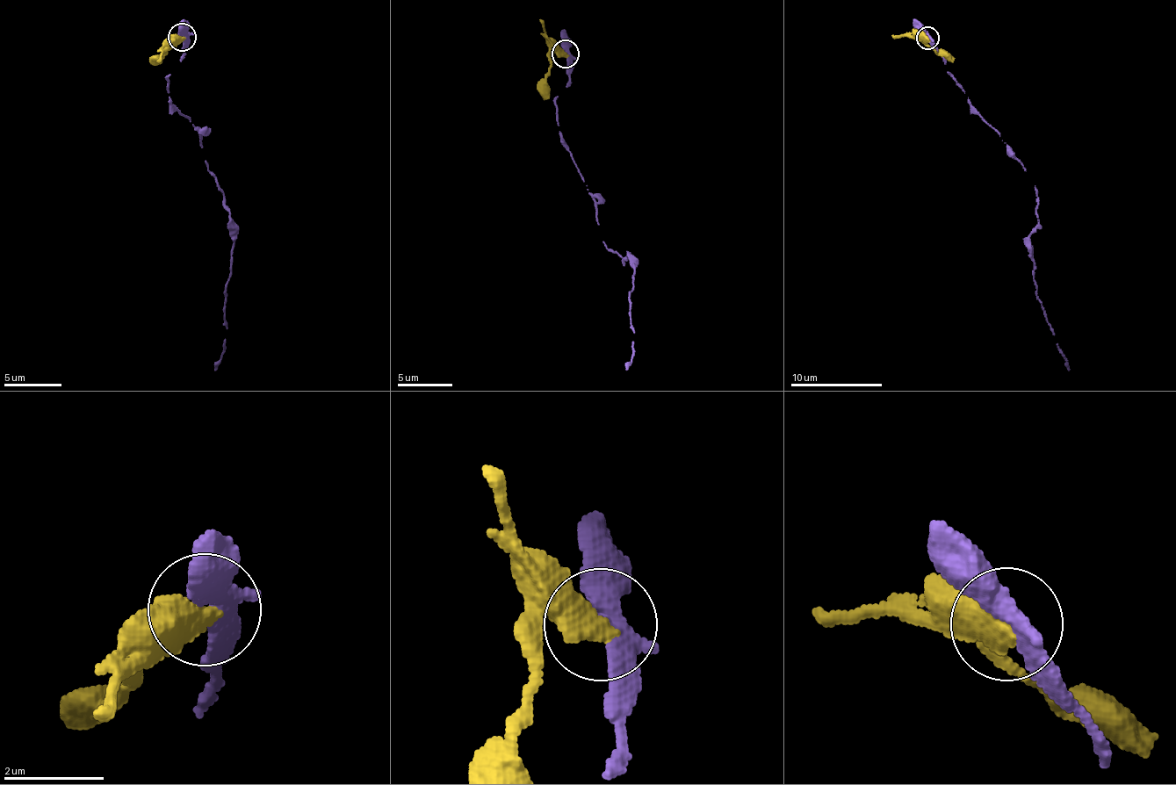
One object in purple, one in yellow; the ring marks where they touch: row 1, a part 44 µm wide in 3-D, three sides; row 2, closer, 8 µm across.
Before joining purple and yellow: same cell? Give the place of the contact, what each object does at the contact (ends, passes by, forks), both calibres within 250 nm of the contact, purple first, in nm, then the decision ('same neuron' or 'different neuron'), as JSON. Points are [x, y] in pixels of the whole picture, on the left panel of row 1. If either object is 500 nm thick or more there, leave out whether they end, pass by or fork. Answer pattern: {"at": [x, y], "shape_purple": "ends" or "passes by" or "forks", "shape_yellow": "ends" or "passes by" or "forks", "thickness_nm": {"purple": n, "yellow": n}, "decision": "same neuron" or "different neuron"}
{"at": [182, 37], "thickness_nm": {"purple": 440, "yellow": 550}, "decision": "different neuron"}

